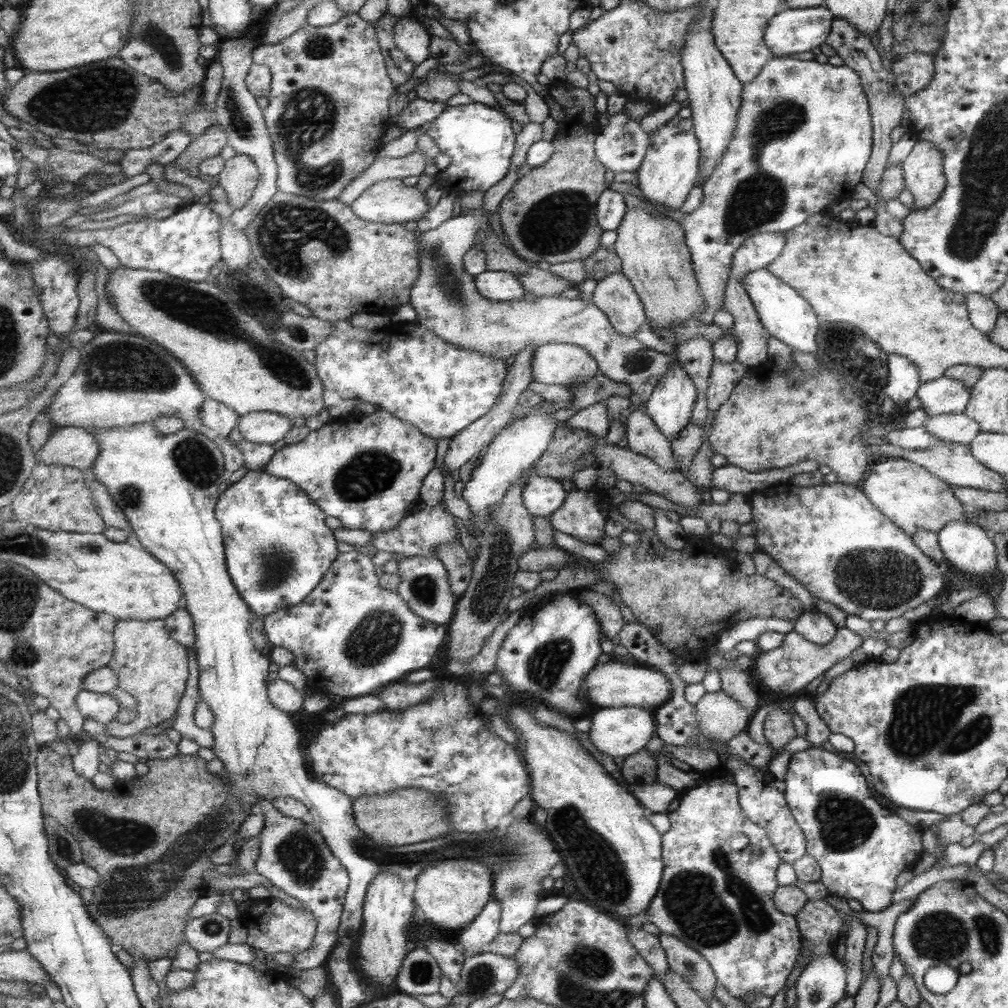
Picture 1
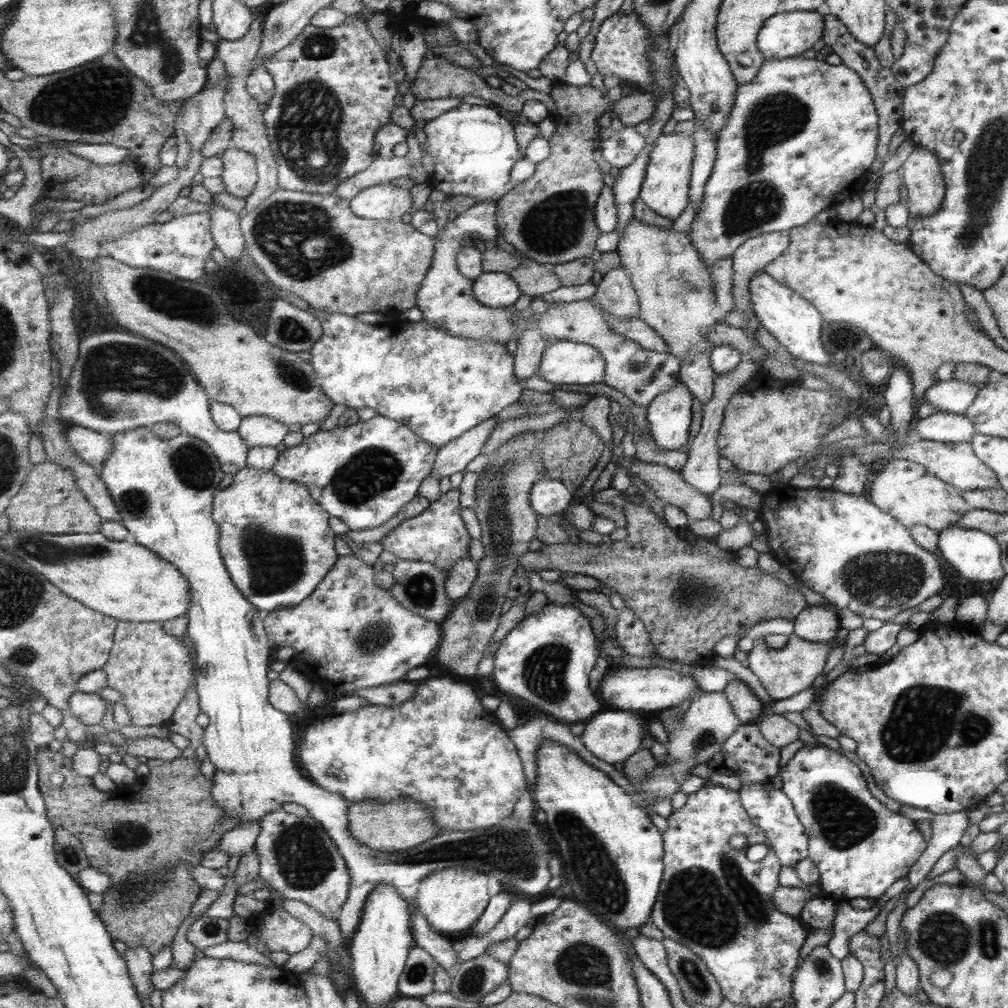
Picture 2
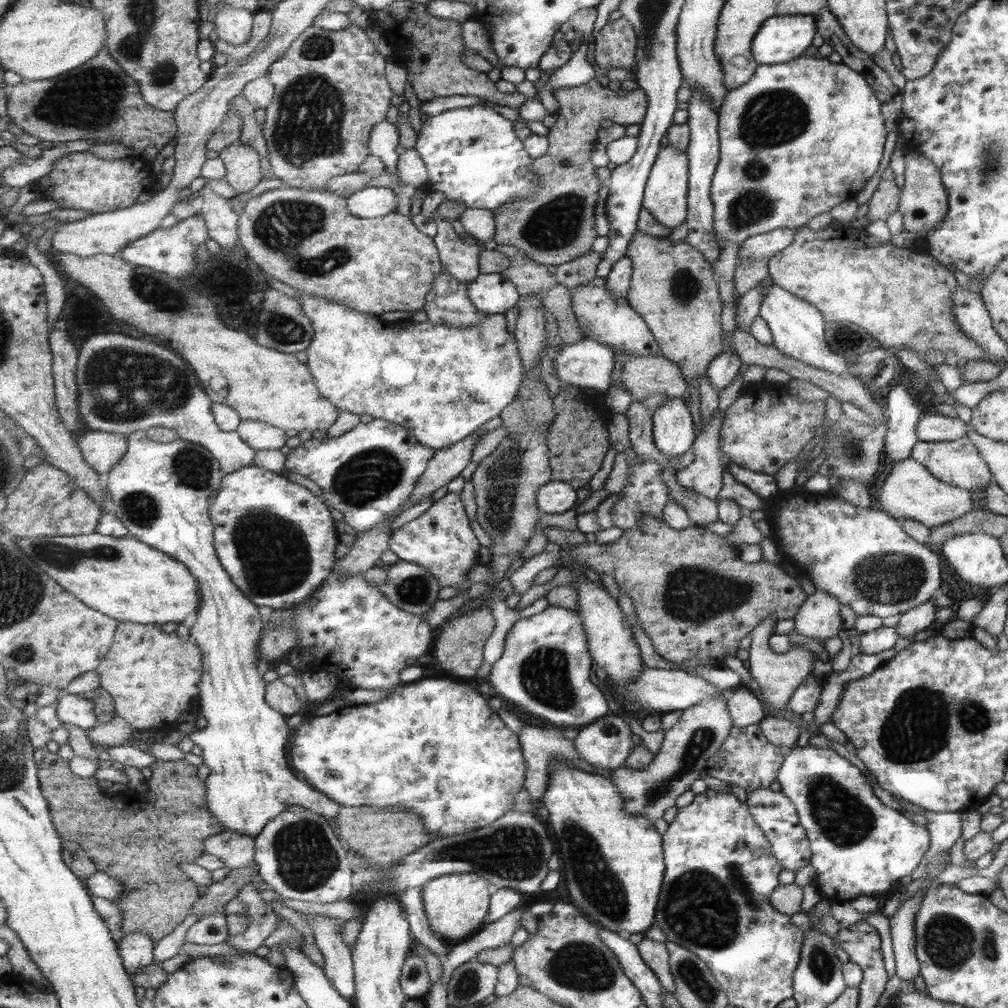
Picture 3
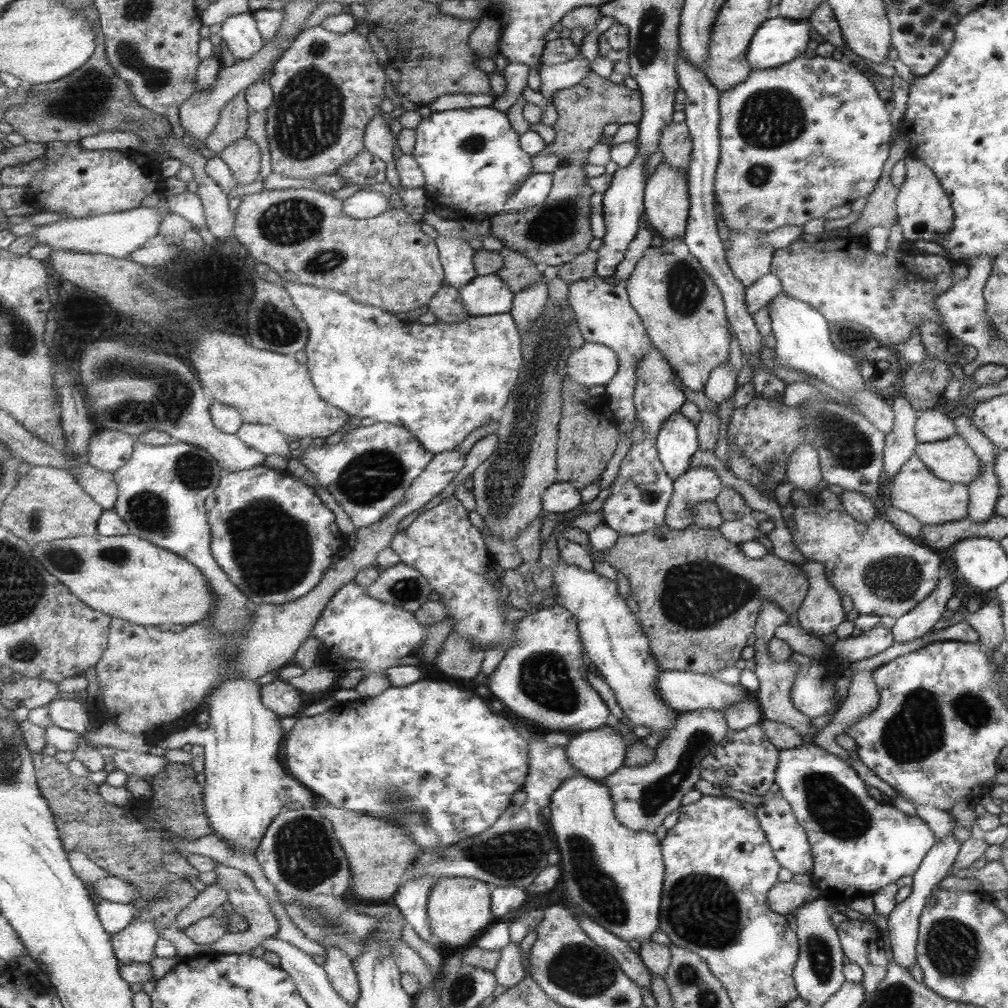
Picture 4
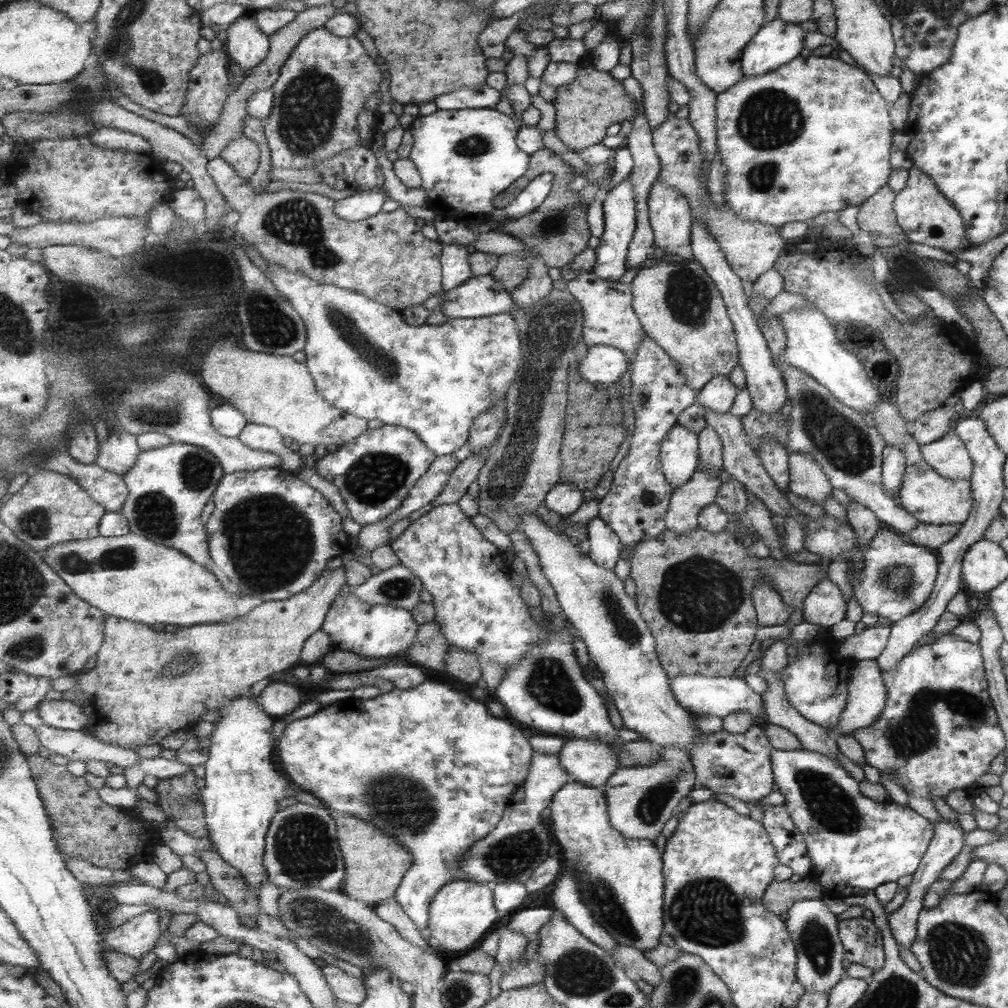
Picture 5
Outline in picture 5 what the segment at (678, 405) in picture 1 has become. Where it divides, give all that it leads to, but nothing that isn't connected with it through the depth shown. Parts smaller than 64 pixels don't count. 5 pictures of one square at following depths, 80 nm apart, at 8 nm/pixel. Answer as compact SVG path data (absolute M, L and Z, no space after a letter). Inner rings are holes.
M677 423L663 439L661 460L671 488L689 484L700 469L700 435Z

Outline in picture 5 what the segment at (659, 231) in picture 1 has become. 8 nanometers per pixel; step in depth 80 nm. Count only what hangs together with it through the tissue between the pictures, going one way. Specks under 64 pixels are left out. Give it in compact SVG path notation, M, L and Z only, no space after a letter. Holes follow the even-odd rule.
M652 258L635 271L631 282L633 306L641 324L677 363L688 384L700 392L713 376L728 376L738 363L736 334L723 297L705 267L693 259L675 265L671 259Z

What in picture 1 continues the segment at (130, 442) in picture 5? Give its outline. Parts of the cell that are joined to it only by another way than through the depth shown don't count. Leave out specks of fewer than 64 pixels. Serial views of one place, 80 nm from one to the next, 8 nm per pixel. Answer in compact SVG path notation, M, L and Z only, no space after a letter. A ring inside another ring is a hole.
M65 427L52 430L37 457L42 464L73 466L87 472L94 466L99 451L97 439L89 429Z

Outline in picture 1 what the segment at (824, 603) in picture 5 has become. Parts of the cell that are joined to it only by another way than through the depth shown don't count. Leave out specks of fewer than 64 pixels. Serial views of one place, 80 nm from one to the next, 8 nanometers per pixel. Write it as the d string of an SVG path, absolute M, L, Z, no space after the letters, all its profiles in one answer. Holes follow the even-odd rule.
M803 612L794 624L795 632L813 644L827 644L836 636L836 627L824 614Z

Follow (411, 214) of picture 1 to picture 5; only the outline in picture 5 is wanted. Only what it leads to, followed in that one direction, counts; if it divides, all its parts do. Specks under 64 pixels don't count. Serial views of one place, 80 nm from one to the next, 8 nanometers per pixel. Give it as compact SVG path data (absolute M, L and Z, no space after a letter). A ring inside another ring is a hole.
M365 191L355 193L336 201L336 213L345 220L367 220L380 213L387 195L383 191Z

